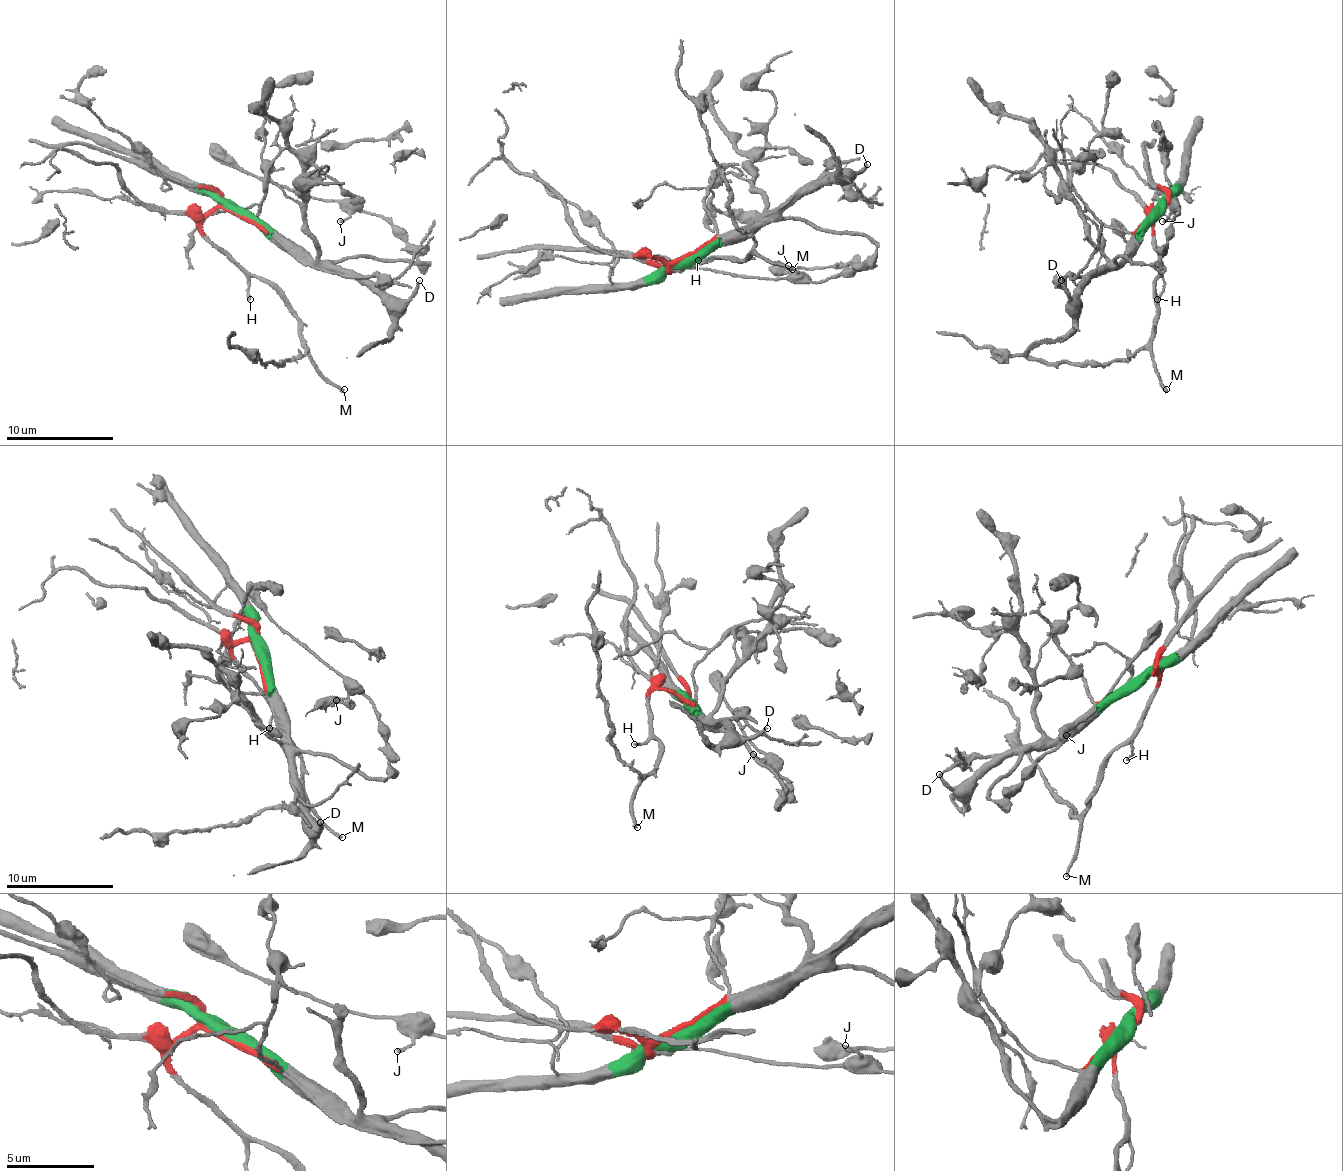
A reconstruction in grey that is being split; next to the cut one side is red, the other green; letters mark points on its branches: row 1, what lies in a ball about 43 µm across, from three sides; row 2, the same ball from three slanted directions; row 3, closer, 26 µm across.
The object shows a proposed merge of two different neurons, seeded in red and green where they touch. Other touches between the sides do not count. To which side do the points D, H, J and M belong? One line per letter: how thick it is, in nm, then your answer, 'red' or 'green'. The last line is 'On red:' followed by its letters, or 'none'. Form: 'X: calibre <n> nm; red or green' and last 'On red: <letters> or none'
D: calibre 200 nm; green
H: calibre 160 nm; red
J: calibre 170 nm; green
M: calibre 200 nm; red
On red: H, M

